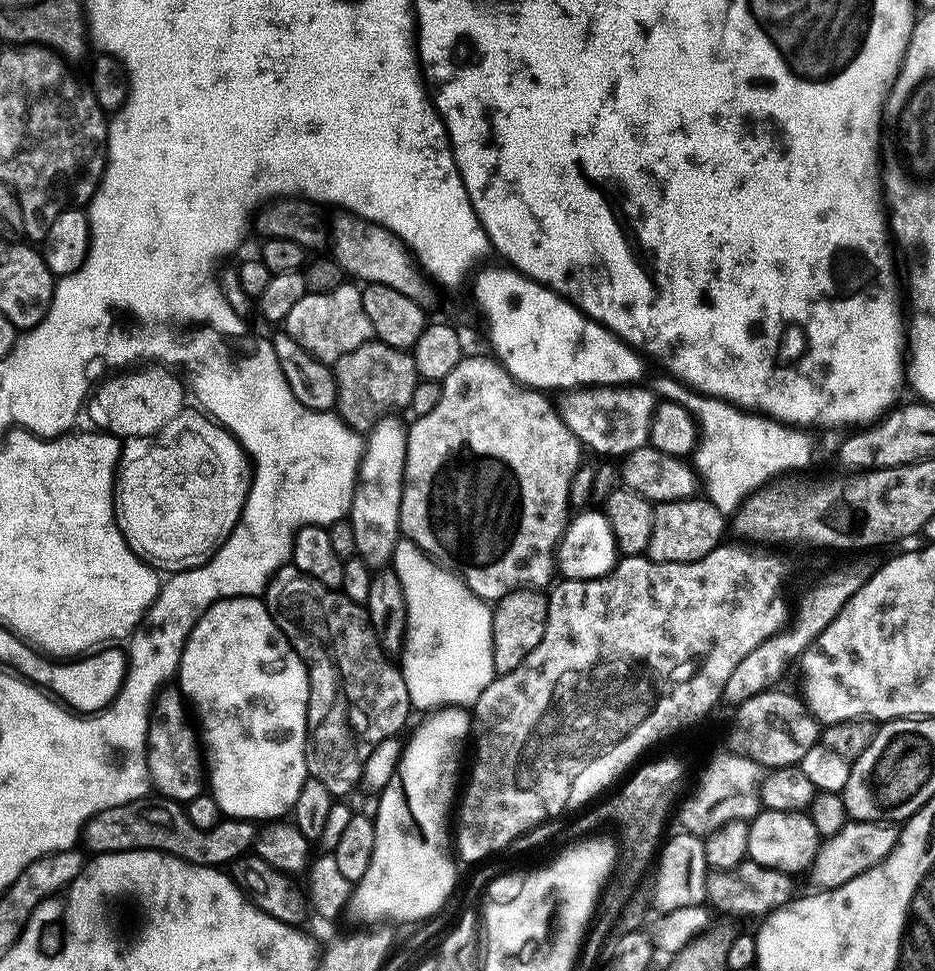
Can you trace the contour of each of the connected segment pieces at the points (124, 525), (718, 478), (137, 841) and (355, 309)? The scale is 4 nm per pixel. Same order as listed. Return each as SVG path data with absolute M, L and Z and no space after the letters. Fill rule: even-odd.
M174 426L174 440L178 444L172 450L170 460L166 460L166 456L162 456L160 460L150 460L146 456L140 456L140 435L138 435L138 456L120 456L118 471L114 476L116 525L122 534L122 538L130 546L130 550L135 556L141 557L156 566L175 565L175 567L181 568L187 562L190 567L197 568L200 563L209 559L217 548L221 548L224 545L228 535L236 528L237 522L240 521L240 511L242 510L242 502L236 500L236 496L244 496L246 488L240 488L240 492L232 492L232 488L228 488L228 484L244 484L244 480L236 480L236 476L228 476L228 468L224 468L224 464L236 464L236 444L196 444L196 428L182 428L179 426ZM216 468L224 468L224 480L220 480L220 476L208 476L208 472L216 472Z
M666 376L663 379L654 388L655 393L682 405L697 422L698 437L692 452L692 466L705 497L725 516L735 513L745 497L783 475L782 472L811 463L811 455L796 452L796 448L804 448L799 429L771 417L744 411L716 397L707 397L675 378Z
M152 794L142 800L102 810L98 815L90 817L82 829L82 844L92 854L153 848L155 852L168 852L191 864L228 866L232 861L241 859L247 853L244 852L247 848L249 851L253 847L257 831L253 821L235 818L221 819L220 824L210 830L198 830L198 826L190 822L187 811L177 801Z
M355 283L339 284L329 292L309 291L307 296L290 310L290 314L282 322L288 337L302 350L306 350L322 363L335 365L342 354L350 354L350 350L358 350L367 340L373 339L370 318L366 318L366 310L362 310L362 294Z

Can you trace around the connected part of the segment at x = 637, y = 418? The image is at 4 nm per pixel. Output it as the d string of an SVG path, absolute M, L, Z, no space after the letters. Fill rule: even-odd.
M581 386L565 391L558 400L560 417L566 426L579 438L581 445L601 452L604 458L623 458L628 453L648 444L652 412L658 403L657 397L641 386Z

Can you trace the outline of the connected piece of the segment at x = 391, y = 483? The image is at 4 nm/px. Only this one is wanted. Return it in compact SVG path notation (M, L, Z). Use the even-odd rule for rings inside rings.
M389 414L379 420L367 433L364 456L360 460L360 471L356 487L352 489L350 519L354 530L356 555L375 570L385 567L396 550L396 541L401 539L400 503L404 489L404 463L408 449L408 428L406 424Z

